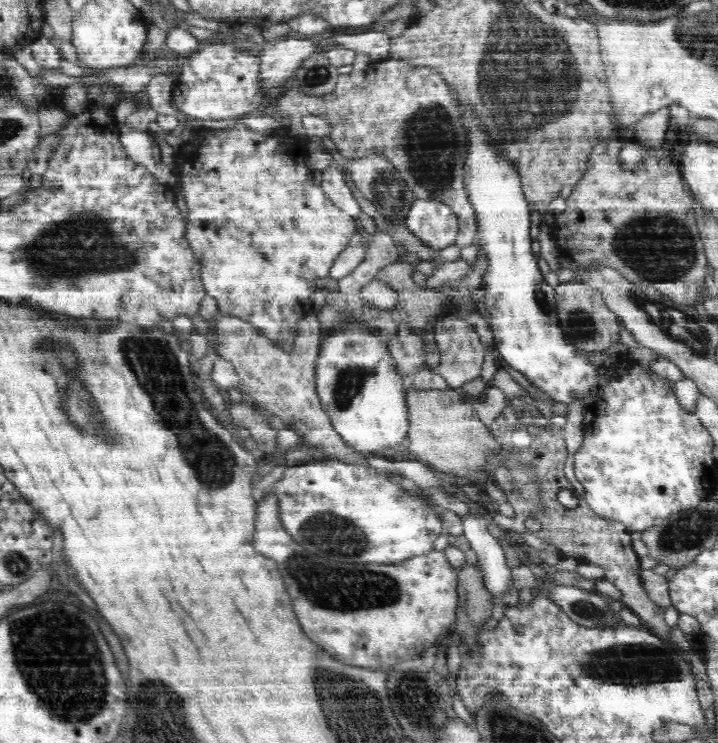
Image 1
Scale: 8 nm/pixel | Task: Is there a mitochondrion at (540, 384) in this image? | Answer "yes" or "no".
no

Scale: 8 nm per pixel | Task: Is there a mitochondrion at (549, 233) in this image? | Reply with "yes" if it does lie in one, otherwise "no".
no

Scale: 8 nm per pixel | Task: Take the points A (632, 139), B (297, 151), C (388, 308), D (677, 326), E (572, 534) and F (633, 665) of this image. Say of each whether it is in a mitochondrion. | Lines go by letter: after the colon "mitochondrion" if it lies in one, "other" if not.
A: other
B: other
C: other
D: mitochondrion
E: other
F: mitochondrion

